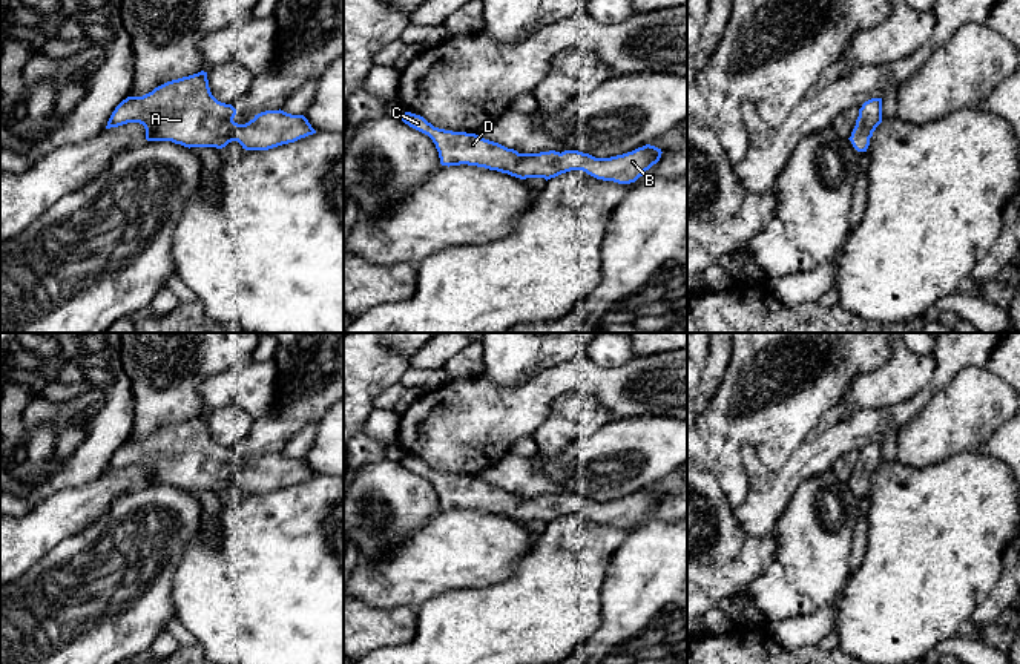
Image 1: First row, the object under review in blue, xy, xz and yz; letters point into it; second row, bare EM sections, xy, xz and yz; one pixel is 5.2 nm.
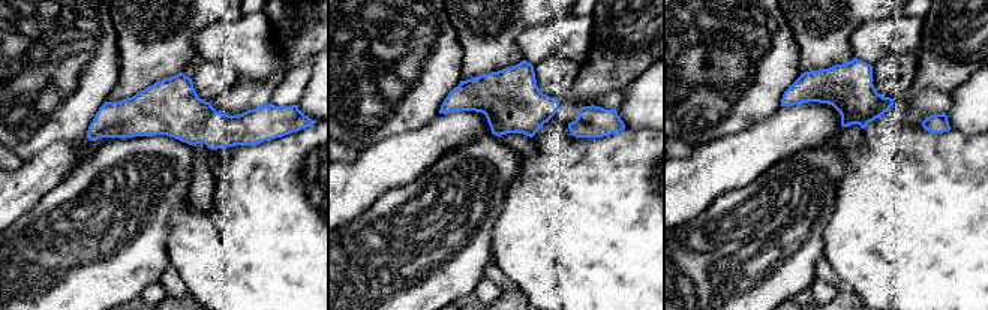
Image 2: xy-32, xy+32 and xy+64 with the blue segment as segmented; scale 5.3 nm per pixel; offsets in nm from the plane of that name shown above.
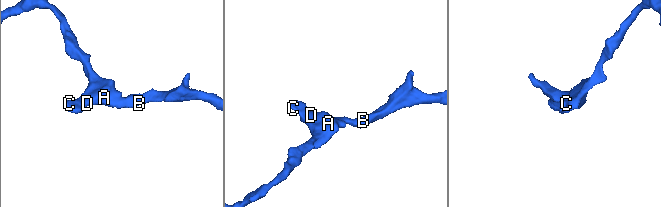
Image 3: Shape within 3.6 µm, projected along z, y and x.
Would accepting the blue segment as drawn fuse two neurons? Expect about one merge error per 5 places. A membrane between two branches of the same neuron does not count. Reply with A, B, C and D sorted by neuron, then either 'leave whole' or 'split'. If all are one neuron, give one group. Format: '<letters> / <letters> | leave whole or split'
A B C D | leave whole

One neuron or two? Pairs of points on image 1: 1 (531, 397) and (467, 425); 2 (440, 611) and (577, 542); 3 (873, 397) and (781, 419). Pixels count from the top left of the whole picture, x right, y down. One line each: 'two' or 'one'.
1: one
2: one
3: two

